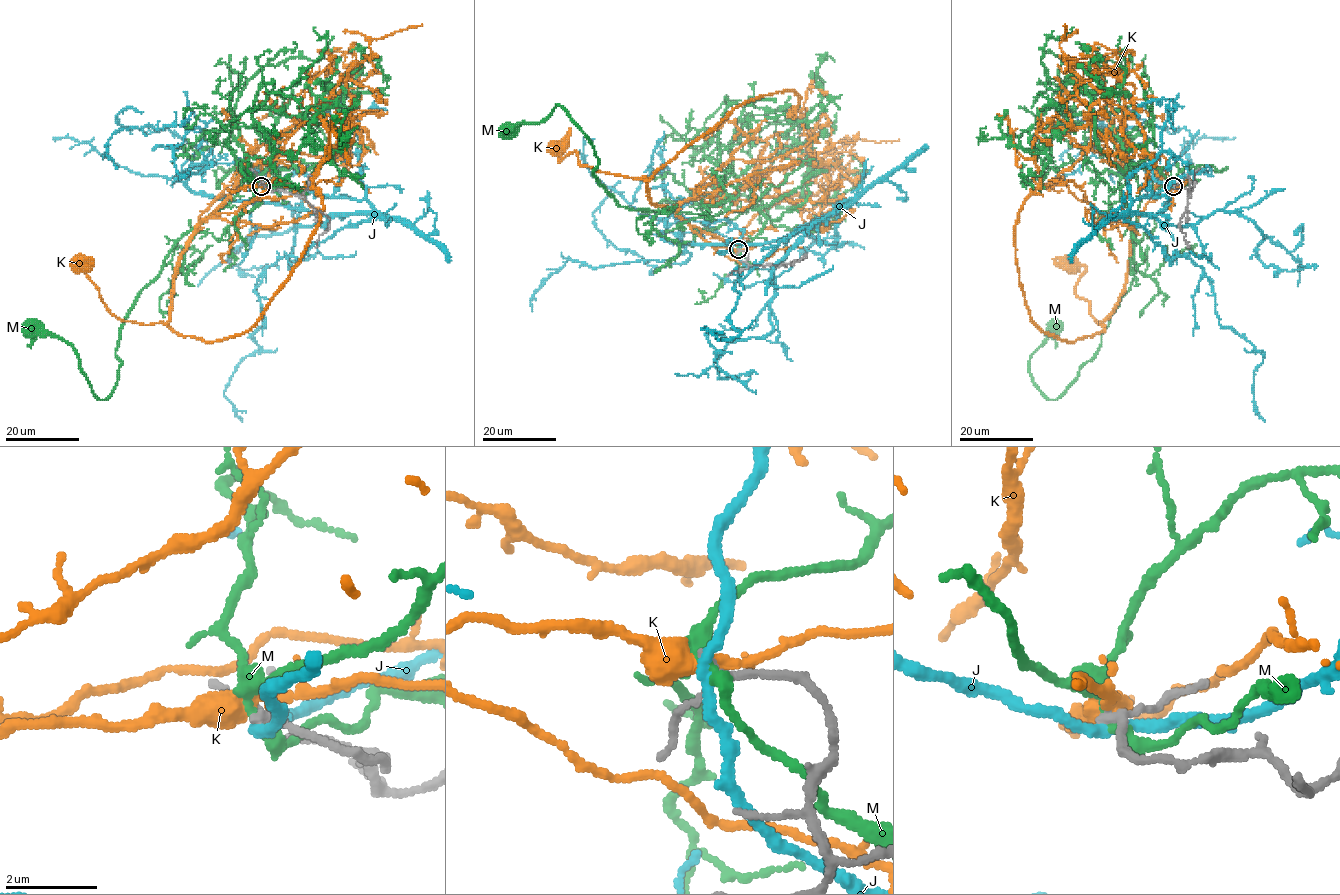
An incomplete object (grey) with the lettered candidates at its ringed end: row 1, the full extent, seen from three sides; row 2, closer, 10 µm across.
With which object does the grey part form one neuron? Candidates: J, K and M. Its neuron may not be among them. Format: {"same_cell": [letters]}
{"same_cell": []}

